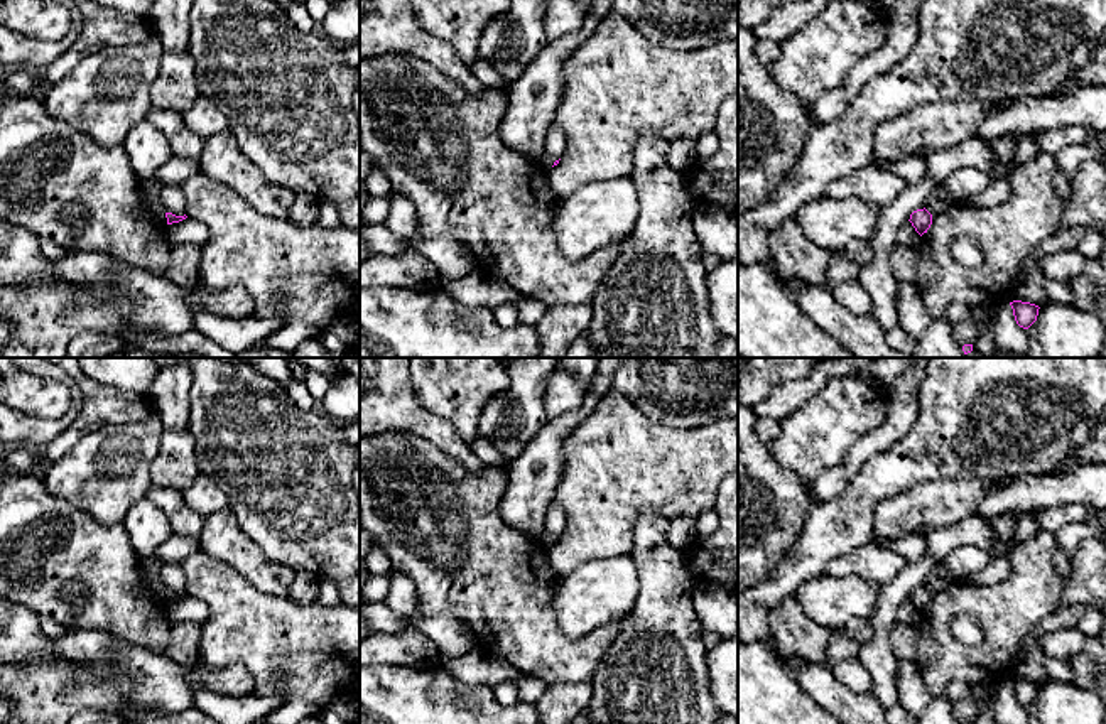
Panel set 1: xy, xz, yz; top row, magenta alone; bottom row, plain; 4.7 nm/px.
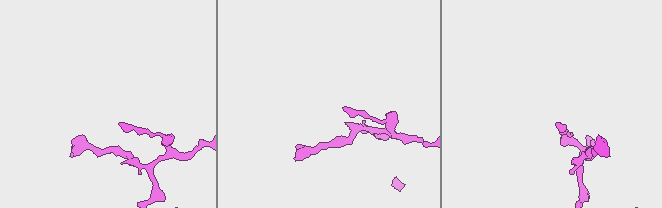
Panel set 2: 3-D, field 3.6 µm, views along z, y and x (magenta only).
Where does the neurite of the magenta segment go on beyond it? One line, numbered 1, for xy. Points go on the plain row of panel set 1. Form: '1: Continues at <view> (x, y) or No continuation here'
1: No continuation here

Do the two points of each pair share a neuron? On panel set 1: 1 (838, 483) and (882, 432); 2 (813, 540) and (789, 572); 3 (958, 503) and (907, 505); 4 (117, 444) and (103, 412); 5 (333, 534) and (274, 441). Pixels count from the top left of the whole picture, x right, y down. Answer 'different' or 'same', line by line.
1: same
2: same
3: same
4: different
5: same

